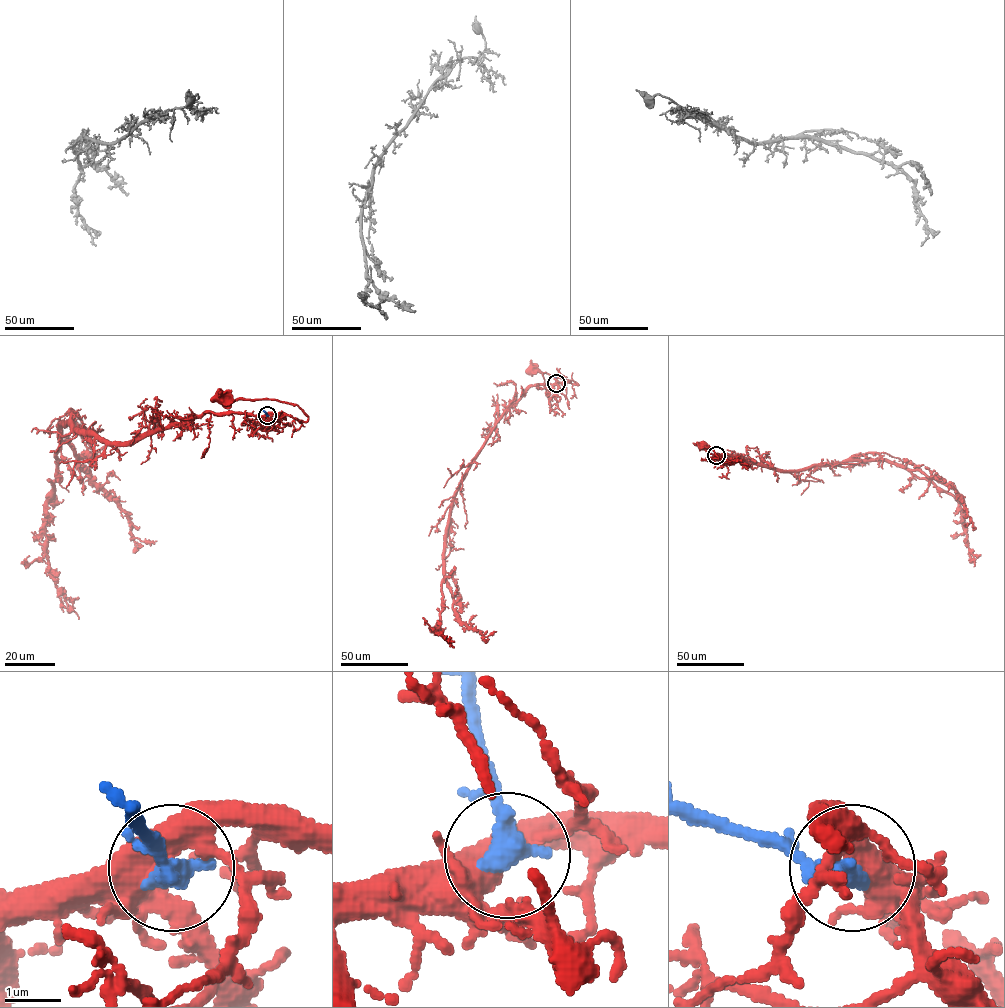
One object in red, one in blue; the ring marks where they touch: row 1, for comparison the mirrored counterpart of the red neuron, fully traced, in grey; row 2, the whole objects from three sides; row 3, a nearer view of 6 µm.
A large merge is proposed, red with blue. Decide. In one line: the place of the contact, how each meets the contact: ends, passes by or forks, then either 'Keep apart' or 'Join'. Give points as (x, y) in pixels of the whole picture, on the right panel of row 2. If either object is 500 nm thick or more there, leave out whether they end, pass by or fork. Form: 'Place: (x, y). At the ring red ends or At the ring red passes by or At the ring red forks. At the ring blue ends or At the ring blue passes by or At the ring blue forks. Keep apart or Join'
Place: (716, 455). At the ring red forks. At the ring blue ends. Keep apart

